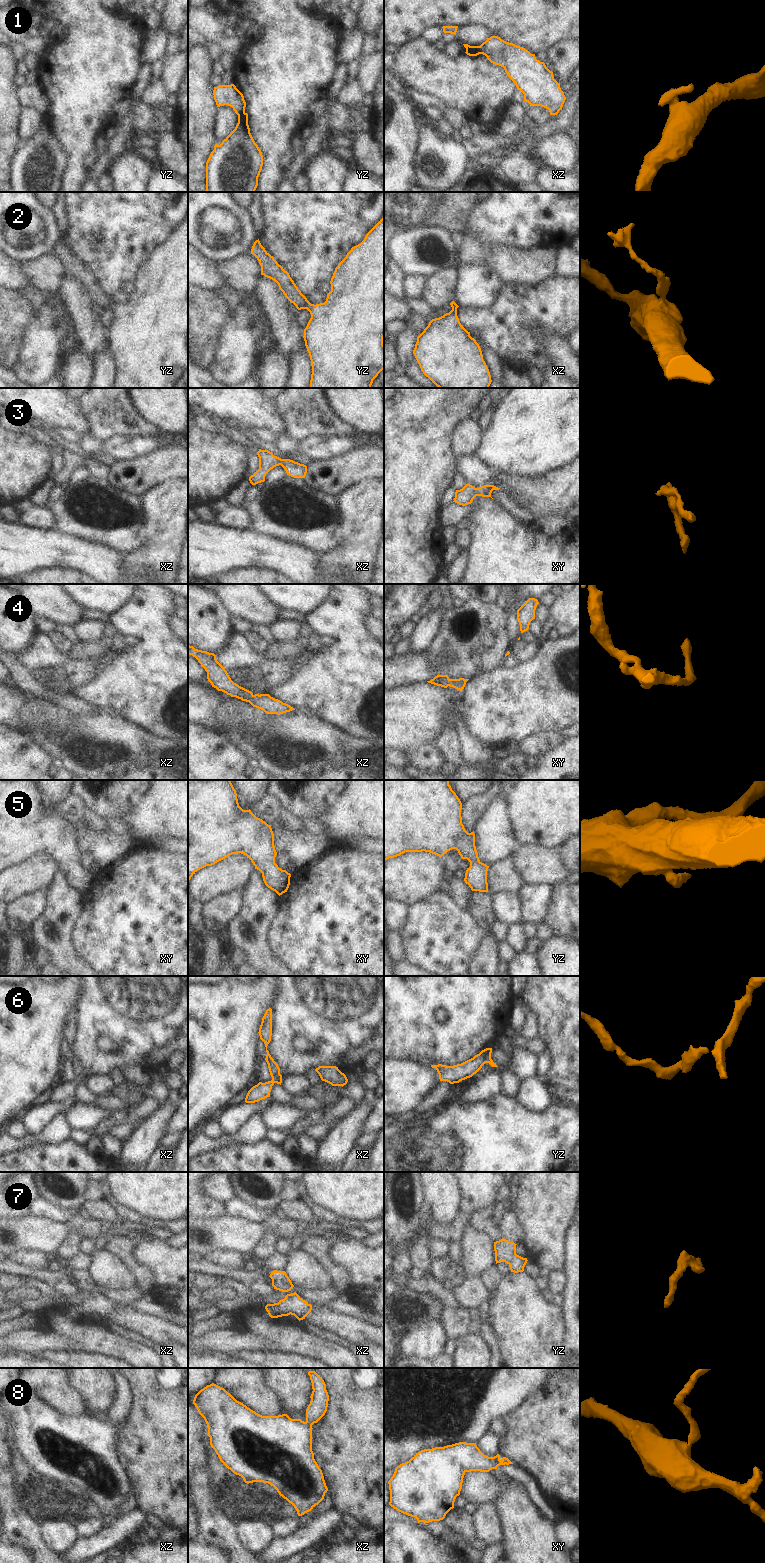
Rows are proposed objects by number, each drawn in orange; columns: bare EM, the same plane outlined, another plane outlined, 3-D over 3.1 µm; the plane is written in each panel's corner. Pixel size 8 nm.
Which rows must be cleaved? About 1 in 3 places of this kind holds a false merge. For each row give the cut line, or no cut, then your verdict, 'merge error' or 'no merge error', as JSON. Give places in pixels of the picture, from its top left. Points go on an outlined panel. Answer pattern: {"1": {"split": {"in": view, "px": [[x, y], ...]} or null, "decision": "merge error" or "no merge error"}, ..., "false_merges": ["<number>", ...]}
{"1": {"split": {"in": "yz", "px": [[244, 112], [238, 115]]}, "decision": "merge error"}, "2": {"split": null, "decision": "no merge error"}, "3": {"split": null, "decision": "no merge error"}, "4": {"split": null, "decision": "no merge error"}, "5": {"split": null, "decision": "no merge error"}, "6": {"split": {"in": "xz", "px": [[272, 1079], [274, 1082]]}, "decision": "merge error"}, "7": {"split": null, "decision": "no merge error"}, "8": {"split": null, "decision": "no merge error"}, "false_merges": ["1", "6"]}

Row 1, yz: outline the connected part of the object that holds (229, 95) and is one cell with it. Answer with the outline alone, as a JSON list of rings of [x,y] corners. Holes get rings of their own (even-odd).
[[[234,84],[214,87],[213,94],[217,107],[228,105],[237,115],[245,113],[244,96]]]

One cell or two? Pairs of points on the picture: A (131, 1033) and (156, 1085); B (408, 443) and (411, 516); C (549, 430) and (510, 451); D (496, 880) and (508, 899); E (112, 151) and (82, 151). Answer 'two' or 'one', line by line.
A: two
B: one
C: one
D: two
E: two

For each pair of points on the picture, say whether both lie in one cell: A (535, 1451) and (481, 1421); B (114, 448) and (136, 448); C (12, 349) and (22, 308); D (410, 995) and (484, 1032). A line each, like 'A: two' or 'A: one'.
A: two
B: one
C: one
D: one

